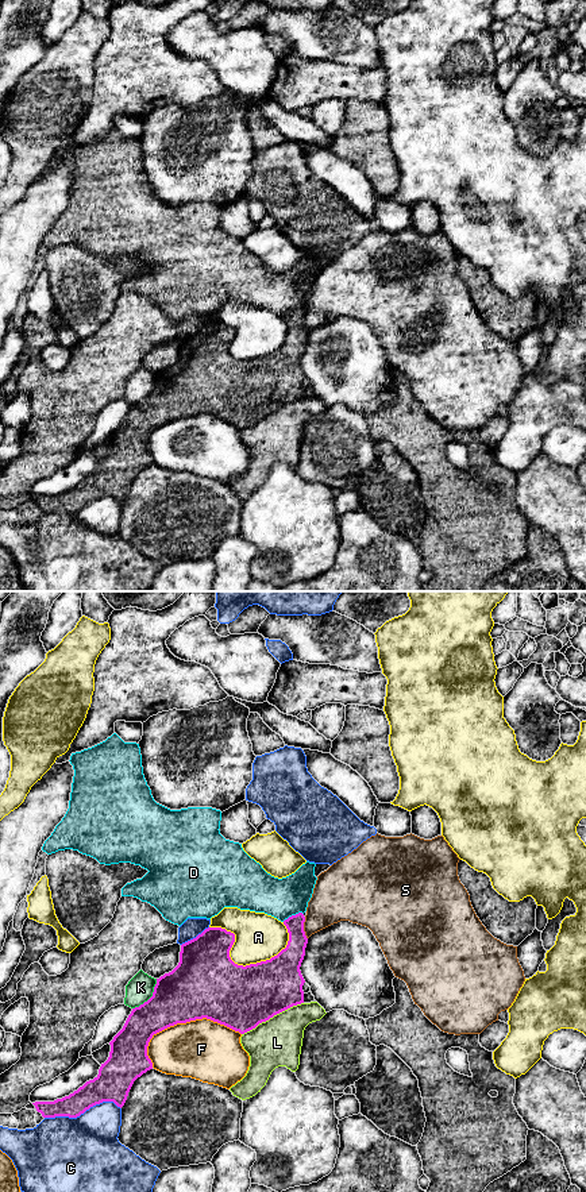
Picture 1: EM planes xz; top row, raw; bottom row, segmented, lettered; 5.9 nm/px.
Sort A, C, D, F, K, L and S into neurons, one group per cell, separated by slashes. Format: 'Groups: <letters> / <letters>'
Groups: A / C / D / F / K / L / S

